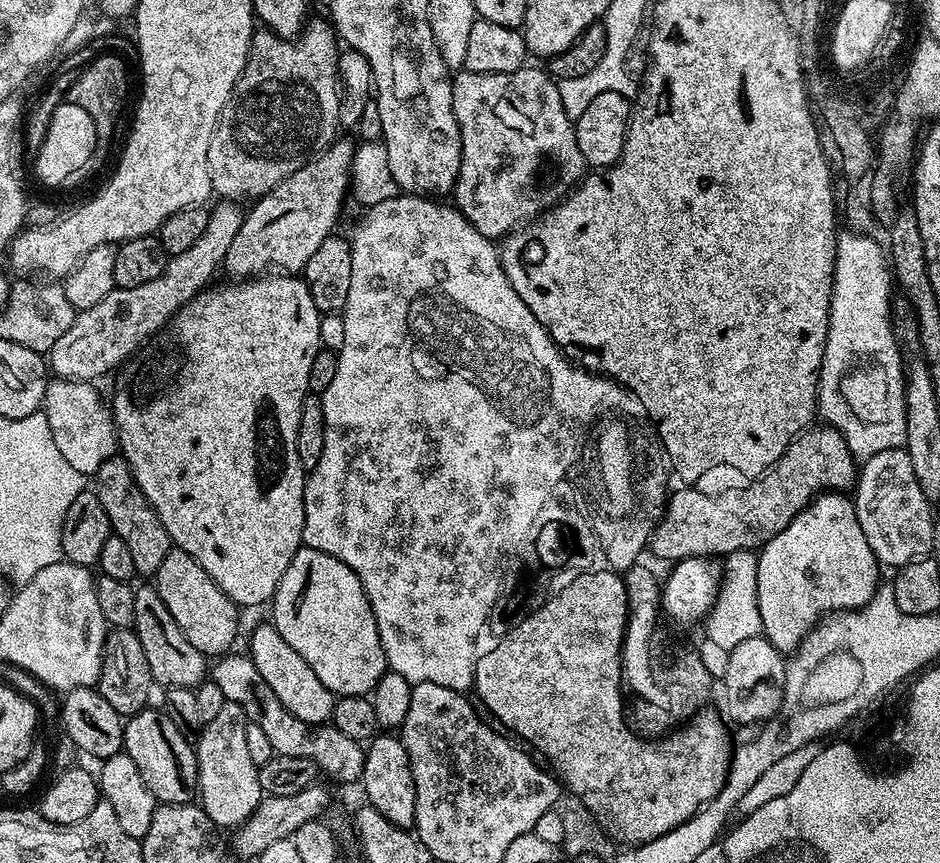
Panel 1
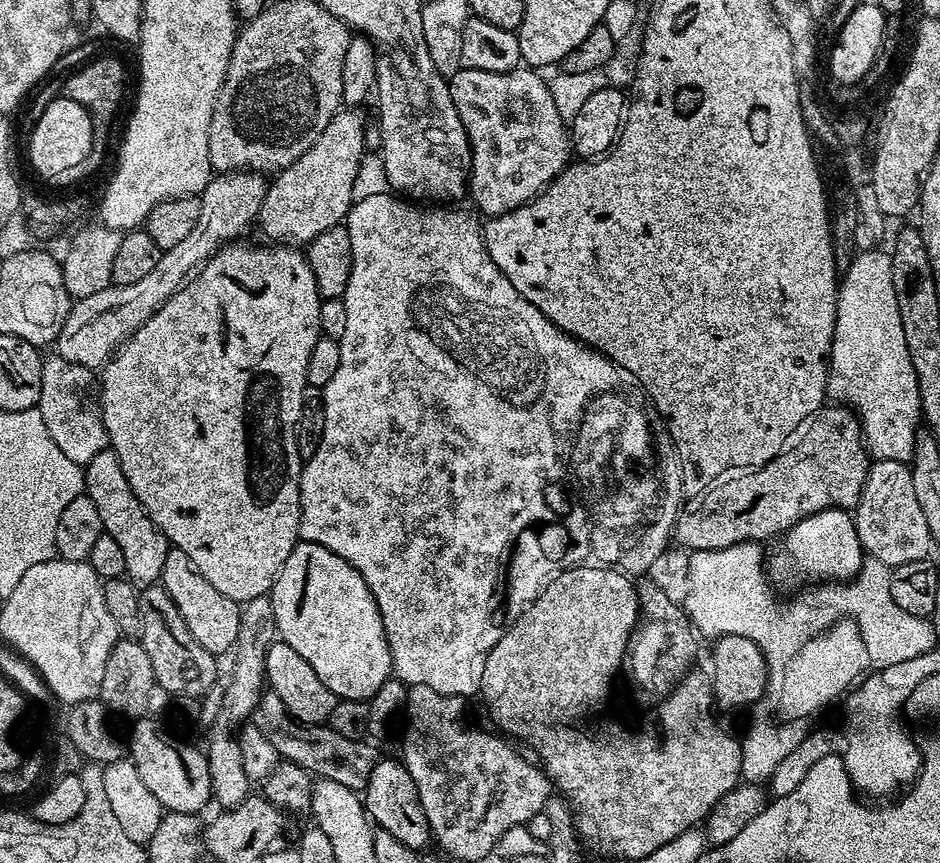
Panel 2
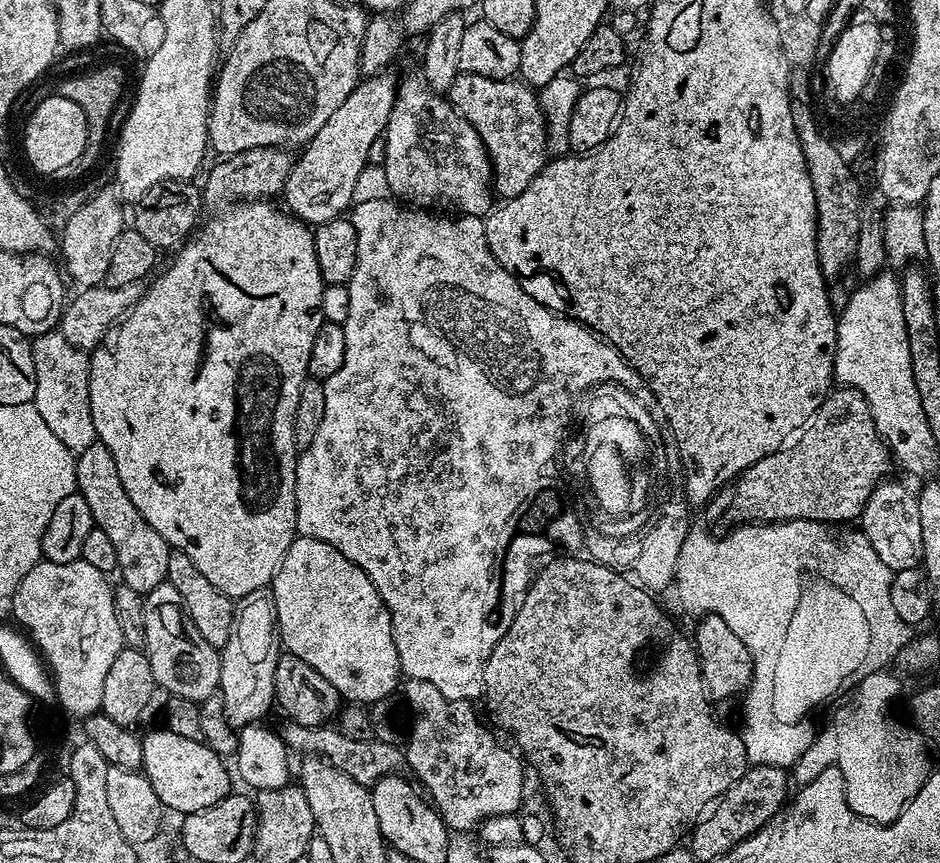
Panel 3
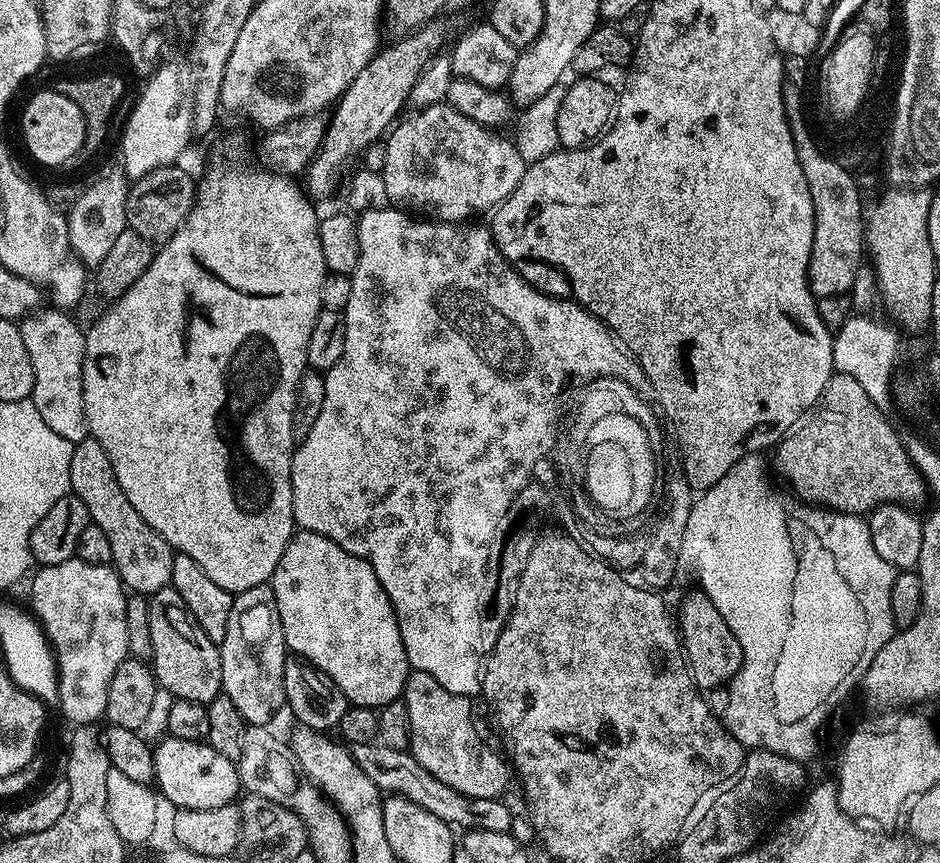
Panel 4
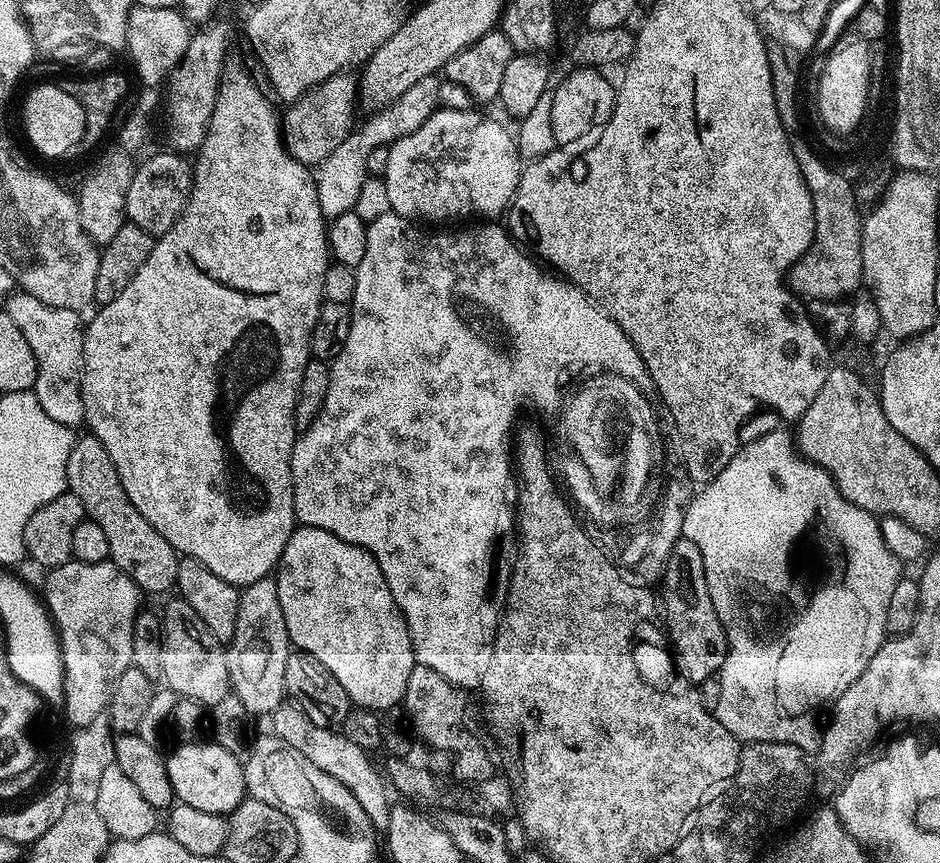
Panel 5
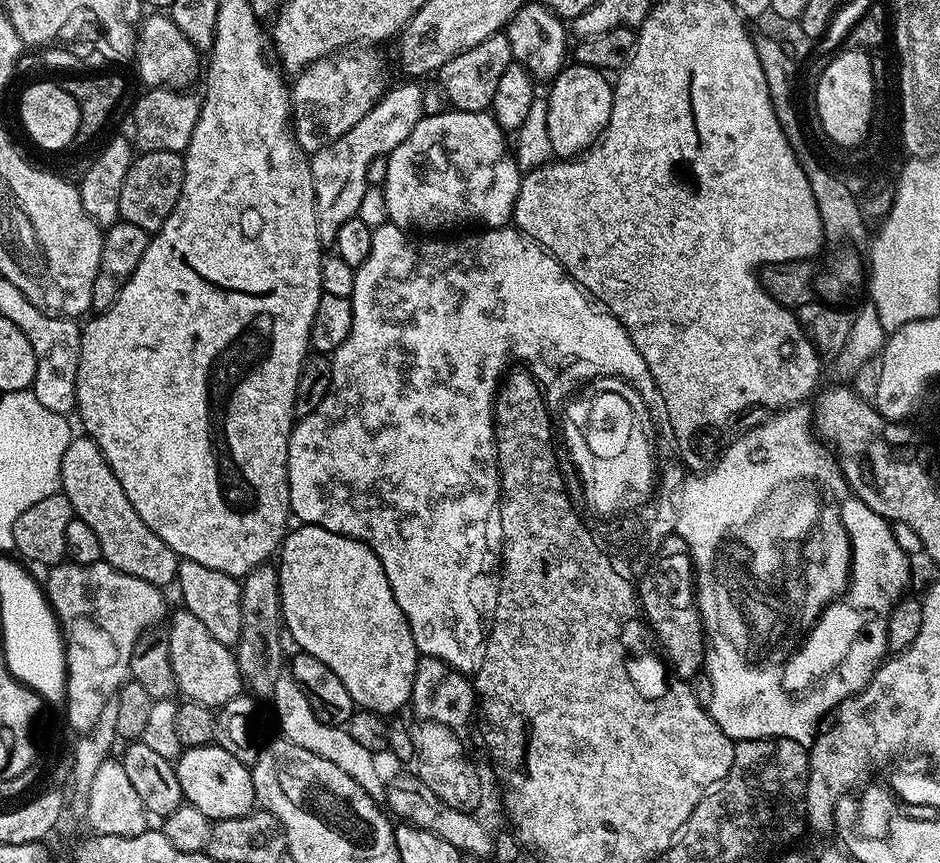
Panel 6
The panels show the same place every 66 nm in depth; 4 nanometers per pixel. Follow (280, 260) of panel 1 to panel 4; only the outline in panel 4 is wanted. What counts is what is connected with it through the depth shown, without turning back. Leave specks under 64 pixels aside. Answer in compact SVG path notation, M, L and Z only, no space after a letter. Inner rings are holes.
M439 19L432 20L407 36L393 39L389 48L383 47L371 62L362 66L362 74L350 82L347 91L336 101L330 112L332 120L330 116L324 129L324 141L306 169L306 191L313 201L326 199L339 186L344 167L397 123L400 107L409 103L414 82L418 82L425 66L441 55L443 48L440 47L448 32L440 23Z

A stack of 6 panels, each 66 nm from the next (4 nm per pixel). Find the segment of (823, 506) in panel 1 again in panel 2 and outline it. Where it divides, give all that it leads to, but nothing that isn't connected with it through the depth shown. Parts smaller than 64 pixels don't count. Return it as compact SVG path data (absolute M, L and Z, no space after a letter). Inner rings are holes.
M831 508L800 520L783 537L784 550L776 558L776 570L784 576L788 584L796 586L816 585L819 582L847 582L859 574L866 559L864 547L860 545L856 521L851 511L843 508Z

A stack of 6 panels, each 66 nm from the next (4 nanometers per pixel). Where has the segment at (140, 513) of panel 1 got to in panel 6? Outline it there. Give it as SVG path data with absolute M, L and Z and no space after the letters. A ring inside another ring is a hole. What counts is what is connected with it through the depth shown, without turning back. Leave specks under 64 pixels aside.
M77 435L70 446L66 446L66 454L62 454L60 486L63 496L70 502L75 519L86 522L86 526L90 526L90 530L94 530L97 535L98 546L102 546L103 563L157 586L171 585L175 581L178 567L176 553L170 550L170 546L166 546L166 542L162 542L162 538L158 538L158 534L154 534L154 530L150 530L150 526L146 526L146 522L142 522L142 518L138 518L138 510L130 506L130 498L126 498L126 490L122 490L122 482L118 482L114 470L110 470L110 462L106 462L102 450L92 441L91 436Z

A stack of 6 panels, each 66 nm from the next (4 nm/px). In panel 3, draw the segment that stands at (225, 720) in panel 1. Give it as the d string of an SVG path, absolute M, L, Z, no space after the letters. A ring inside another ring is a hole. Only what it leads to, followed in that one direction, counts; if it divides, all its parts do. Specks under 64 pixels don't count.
M271 587L250 590L250 594L239 597L232 609L232 625L230 638L226 646L219 649L220 654L220 687L218 689L224 697L226 718L233 722L260 722L276 704L276 687L274 674L282 655L280 642L280 627L276 624L276 607Z

